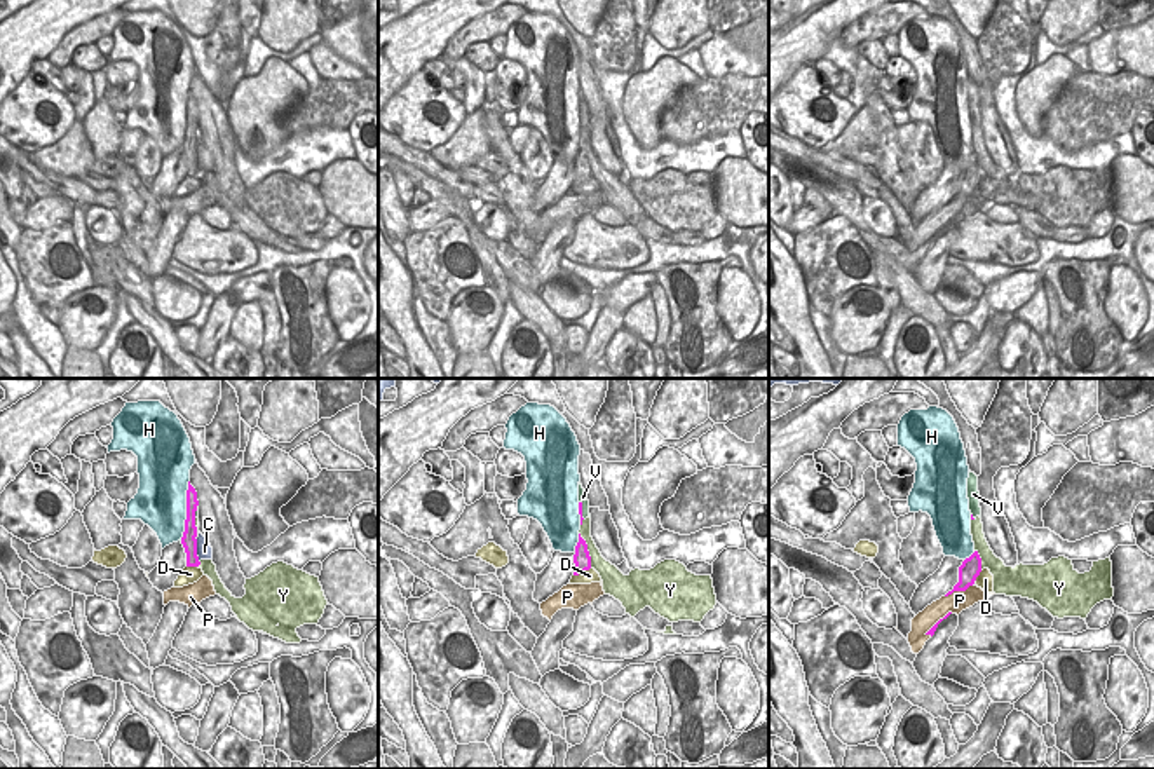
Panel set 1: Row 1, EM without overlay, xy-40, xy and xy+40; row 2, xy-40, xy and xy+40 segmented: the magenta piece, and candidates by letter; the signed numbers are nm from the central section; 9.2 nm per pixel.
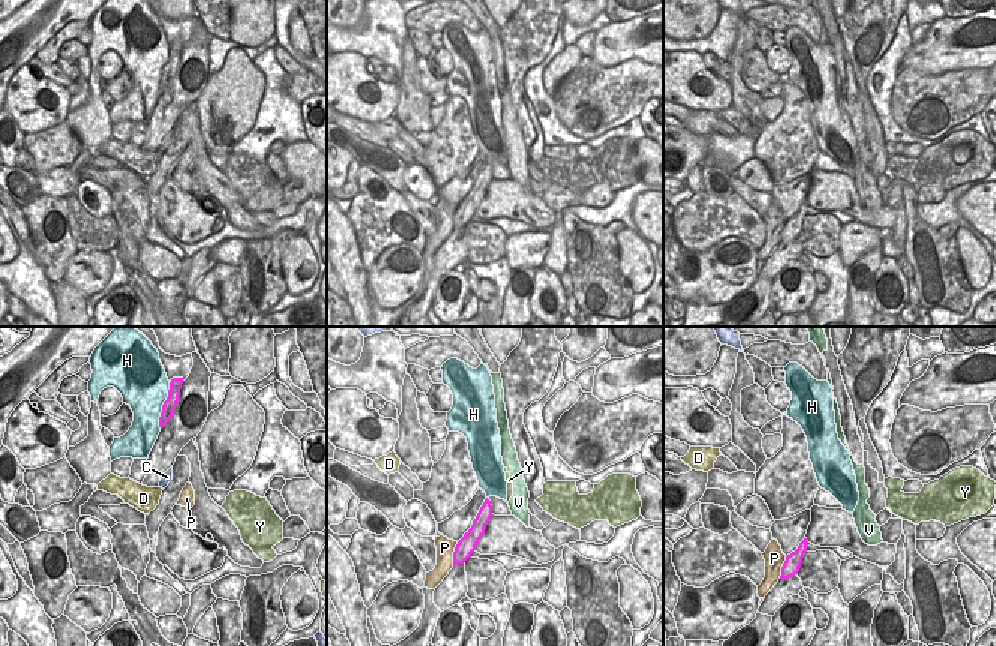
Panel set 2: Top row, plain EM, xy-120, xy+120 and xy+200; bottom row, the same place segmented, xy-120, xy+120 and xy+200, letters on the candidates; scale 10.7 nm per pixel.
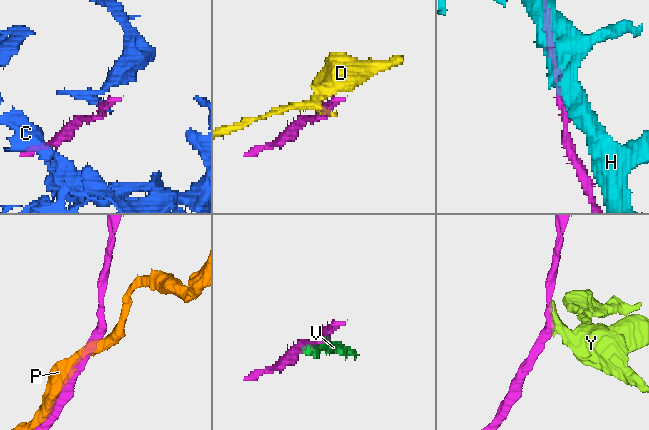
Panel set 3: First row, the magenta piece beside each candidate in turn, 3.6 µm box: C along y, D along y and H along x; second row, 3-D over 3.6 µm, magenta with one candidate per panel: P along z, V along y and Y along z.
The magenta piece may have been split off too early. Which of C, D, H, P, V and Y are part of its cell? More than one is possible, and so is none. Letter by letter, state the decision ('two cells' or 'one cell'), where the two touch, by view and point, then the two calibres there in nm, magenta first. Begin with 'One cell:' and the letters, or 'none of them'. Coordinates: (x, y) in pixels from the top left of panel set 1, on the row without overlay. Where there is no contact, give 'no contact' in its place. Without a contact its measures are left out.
One cell: none of them
C: two cells; meets magenta in xy-40 at (196, 161); 140 nm thick on the magenta side, 160 nm on the other
D: two cells; meets magenta in xy at (581, 182); 160 nm thick on the magenta side, 130 nm on the other
H: two cells; meets magenta in xy-40 at (187, 119); 130 nm thick on the magenta side, 480 nm on the other
P: two cells; meets magenta in xy+40 at (957, 199); 190 nm thick on the magenta side, 190 nm on the other
V: two cells; meets magenta in xy at (581, 119); 30 nm thick on the magenta side, 100 nm on the other
Y: two cells; meets magenta in xy at (586, 159); 160 nm thick on the magenta side, 160 nm on the other

